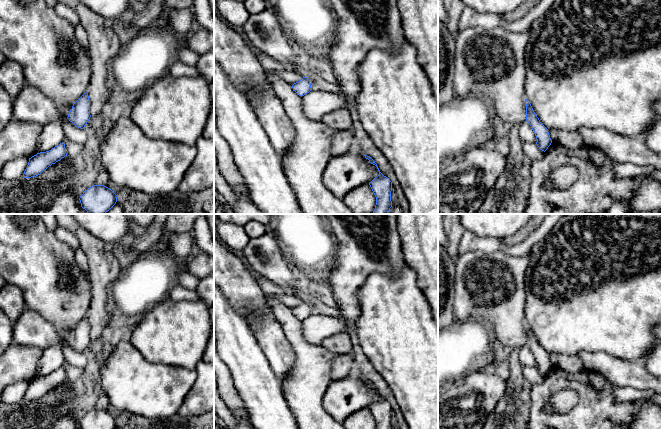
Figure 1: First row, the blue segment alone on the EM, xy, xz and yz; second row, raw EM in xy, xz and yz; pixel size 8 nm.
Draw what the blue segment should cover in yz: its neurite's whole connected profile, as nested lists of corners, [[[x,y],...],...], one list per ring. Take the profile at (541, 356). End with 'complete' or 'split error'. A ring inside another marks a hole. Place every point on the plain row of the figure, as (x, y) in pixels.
[[[525,323],[525,328],[526,345],[529,347],[535,357],[537,370],[540,374],[545,376],[552,367],[548,353],[540,346],[539,342],[535,338],[531,328],[527,325],[527,323]]]; complete

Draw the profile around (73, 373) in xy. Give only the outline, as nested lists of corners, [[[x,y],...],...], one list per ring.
[[[64,362],[64,364],[62,366],[65,368],[66,377],[69,382],[74,382],[74,381],[78,380],[83,373],[83,369],[72,366],[68,362]]]

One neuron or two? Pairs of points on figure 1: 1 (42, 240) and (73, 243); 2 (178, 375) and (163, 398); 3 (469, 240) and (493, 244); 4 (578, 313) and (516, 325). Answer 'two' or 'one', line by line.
1: two
2: one
3: one
4: two

